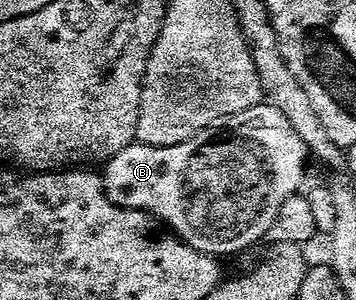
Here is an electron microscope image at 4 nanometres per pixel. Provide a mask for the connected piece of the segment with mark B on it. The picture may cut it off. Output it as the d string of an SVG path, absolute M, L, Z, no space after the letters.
M261 101L241 111L221 114L208 127L181 143L159 147L134 141L107 159L102 167L102 178L106 197L110 197L114 205L146 211L186 245L221 257L254 246L268 230L273 230L282 201L301 190L304 162L309 159L308 147L302 137L294 133L290 121L278 113L273 103Z

